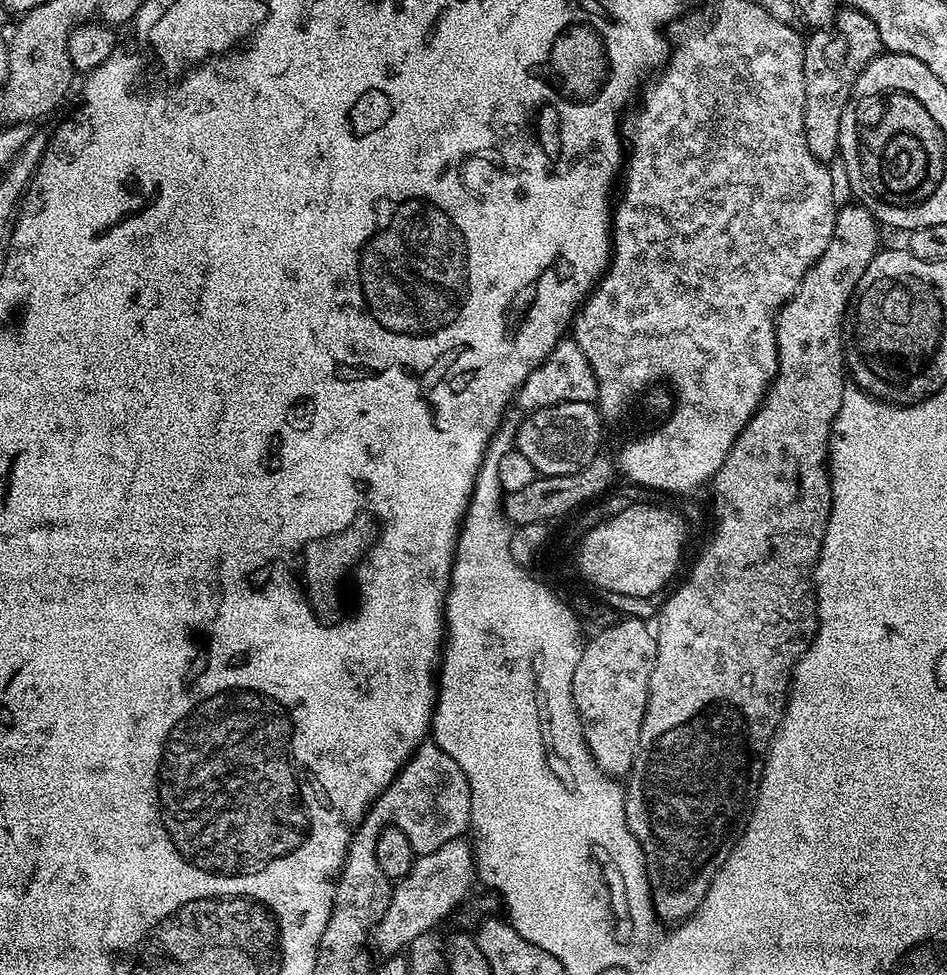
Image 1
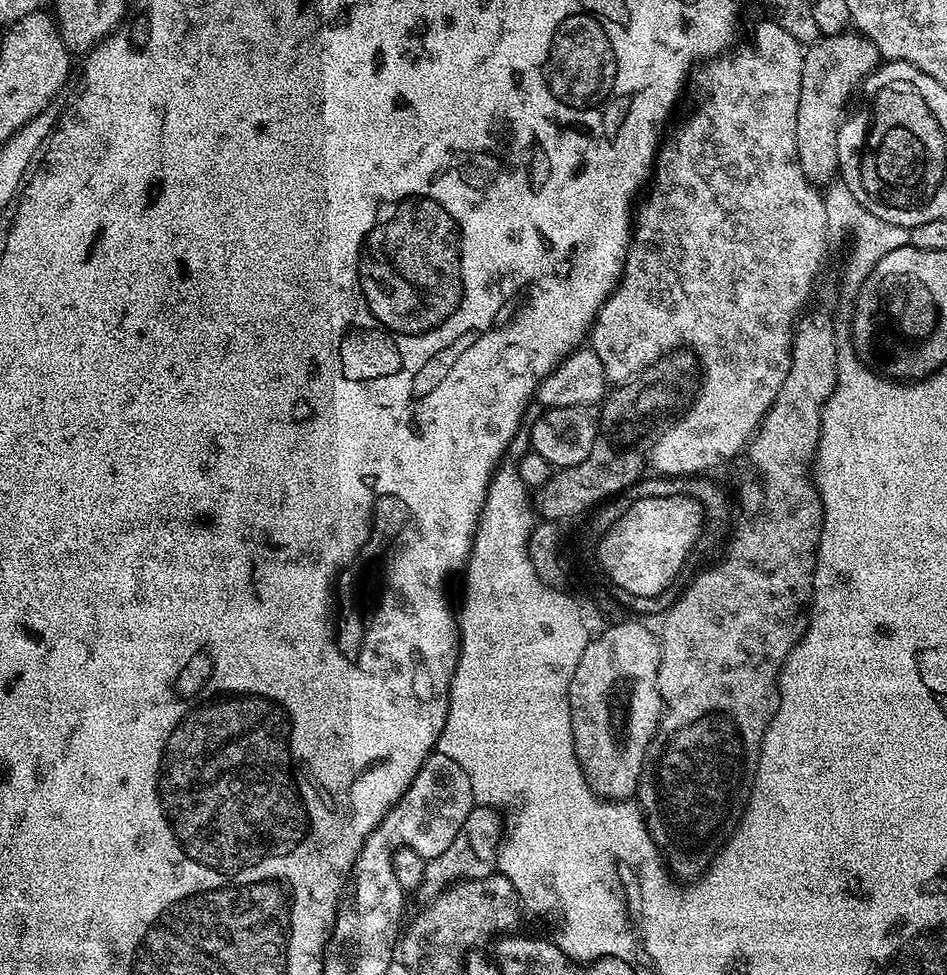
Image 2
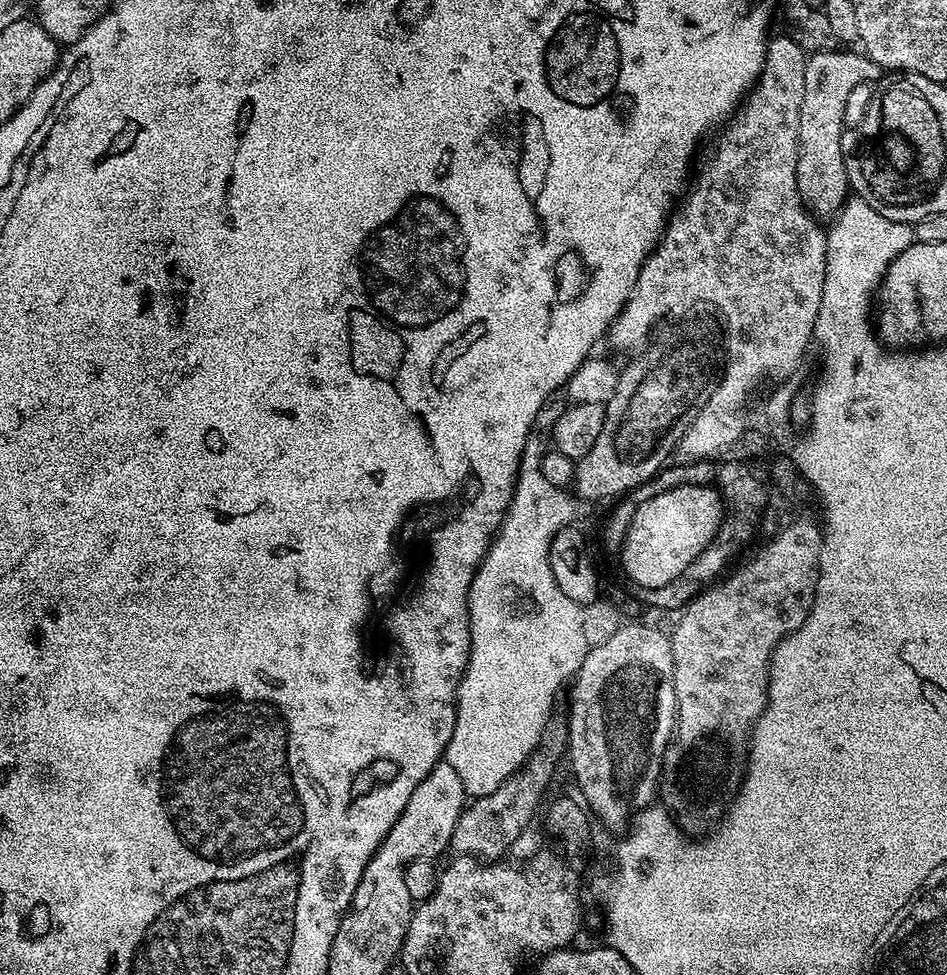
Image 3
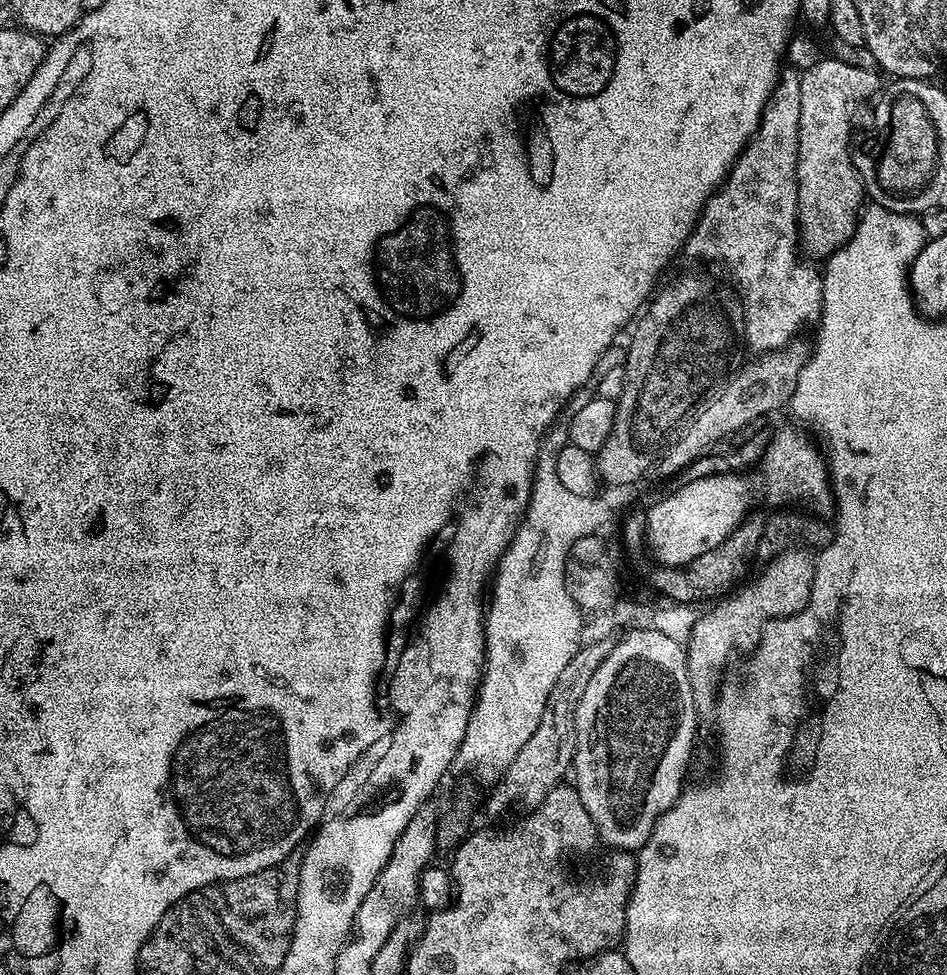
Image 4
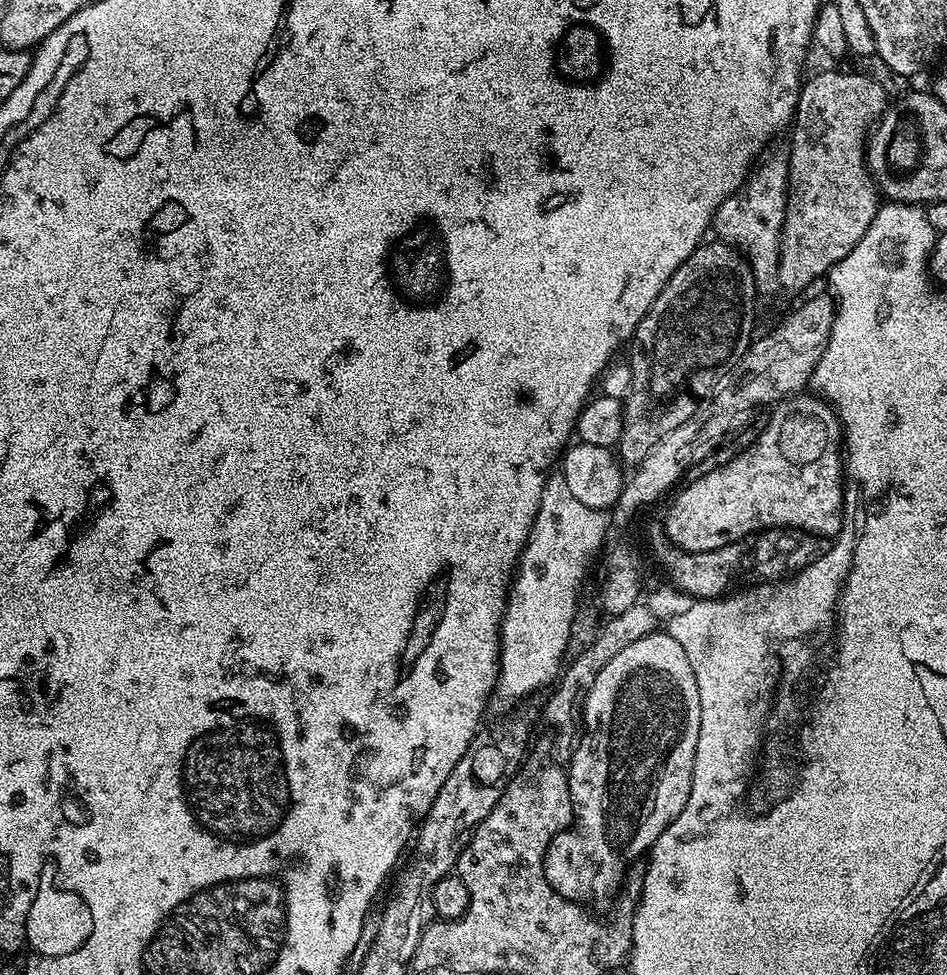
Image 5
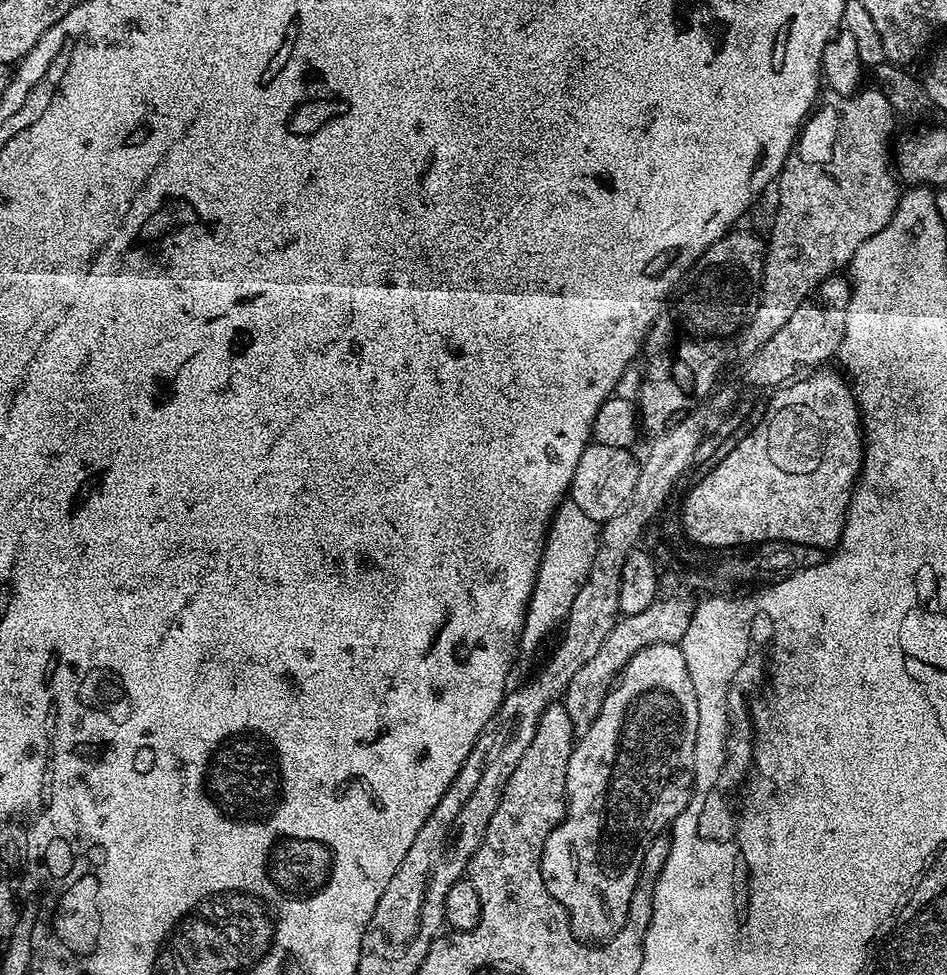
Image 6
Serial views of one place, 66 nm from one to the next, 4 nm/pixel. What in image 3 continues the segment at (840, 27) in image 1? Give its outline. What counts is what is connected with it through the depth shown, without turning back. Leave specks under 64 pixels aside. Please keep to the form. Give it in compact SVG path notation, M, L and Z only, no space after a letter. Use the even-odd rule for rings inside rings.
M856 50L813 52L806 59L806 91L802 94L802 114L798 122L796 177L800 197L817 218L835 217L850 195L842 158L842 134L846 130L844 111L848 108L848 99L863 80L879 81L882 76L880 65L863 51L852 51Z

